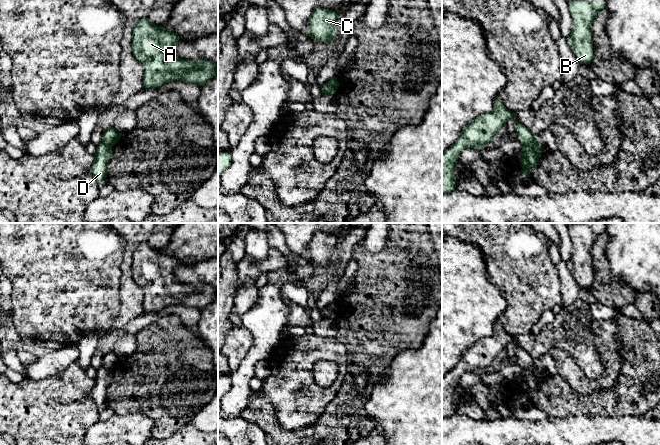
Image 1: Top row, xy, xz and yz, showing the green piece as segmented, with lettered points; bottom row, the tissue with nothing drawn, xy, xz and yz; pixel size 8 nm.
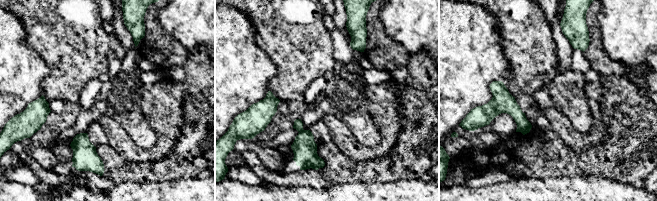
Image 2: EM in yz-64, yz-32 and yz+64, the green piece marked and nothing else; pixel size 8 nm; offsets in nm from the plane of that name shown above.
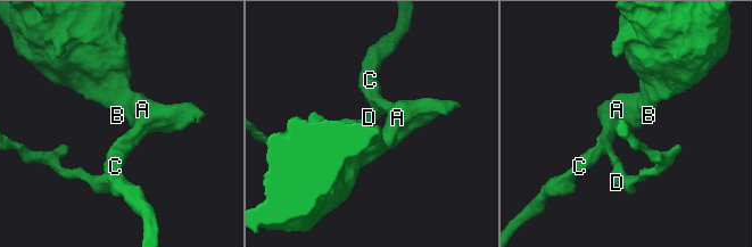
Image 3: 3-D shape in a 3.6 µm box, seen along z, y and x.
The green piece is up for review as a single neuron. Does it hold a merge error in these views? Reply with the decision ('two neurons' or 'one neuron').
two neurons

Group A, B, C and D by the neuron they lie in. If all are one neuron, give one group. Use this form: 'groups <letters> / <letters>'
groups A B C / D

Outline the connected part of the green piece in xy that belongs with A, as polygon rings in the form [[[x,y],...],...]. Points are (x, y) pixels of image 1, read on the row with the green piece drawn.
[[[148,18],[140,19],[133,27],[132,51],[134,57],[141,61],[145,71],[143,88],[158,88],[172,81],[185,81],[203,86],[217,73],[218,64],[210,60],[187,60],[178,58],[175,47],[179,37],[171,30],[152,24]]]

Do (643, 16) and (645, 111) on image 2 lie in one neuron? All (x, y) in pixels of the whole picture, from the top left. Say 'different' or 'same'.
different

